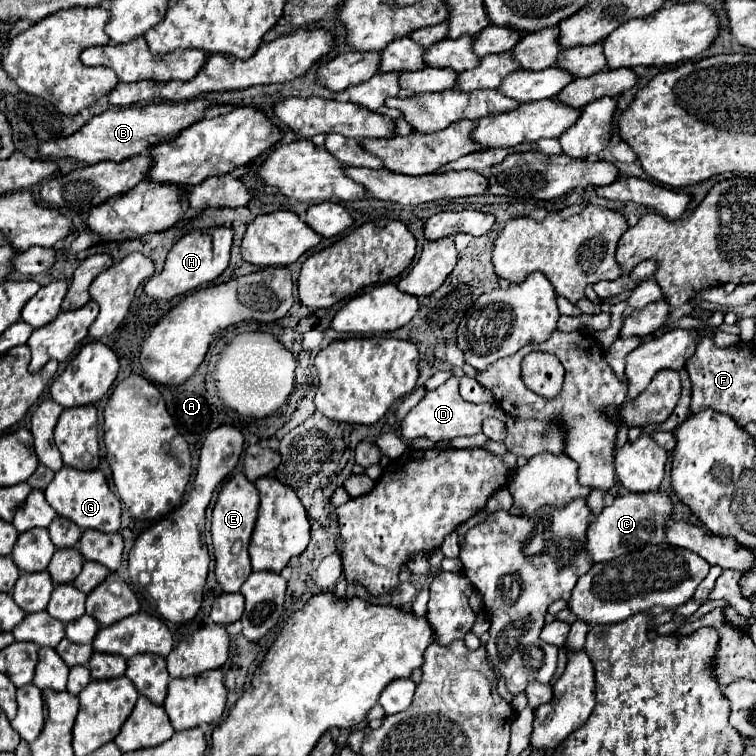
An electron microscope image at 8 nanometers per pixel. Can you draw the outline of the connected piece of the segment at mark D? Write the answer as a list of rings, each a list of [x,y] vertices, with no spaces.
[[[450,377],[444,385],[440,385],[438,389],[426,393],[426,397],[414,407],[410,409],[410,413],[404,417],[402,421],[402,437],[406,441],[410,439],[430,439],[430,441],[440,441],[440,439],[454,439],[454,437],[470,437],[482,431],[482,421],[486,417],[496,417],[496,419],[506,419],[506,413],[496,405],[496,403],[468,403],[460,397],[458,393],[458,379]]]

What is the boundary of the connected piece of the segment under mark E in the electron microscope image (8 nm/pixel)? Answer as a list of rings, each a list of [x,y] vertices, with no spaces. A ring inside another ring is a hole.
[[[236,473],[230,481],[226,481],[218,493],[216,505],[212,509],[212,547],[216,557],[216,579],[222,585],[226,593],[238,591],[242,583],[252,573],[252,567],[248,565],[248,545],[250,535],[254,531],[258,515],[258,489],[254,483],[250,483],[244,473]]]

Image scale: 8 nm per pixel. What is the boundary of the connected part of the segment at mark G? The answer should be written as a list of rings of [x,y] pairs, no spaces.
[[[62,467],[48,489],[44,491],[46,501],[52,509],[70,521],[74,521],[80,529],[98,529],[98,531],[118,531],[120,529],[120,499],[110,491],[106,477],[102,471],[78,471],[72,467]]]

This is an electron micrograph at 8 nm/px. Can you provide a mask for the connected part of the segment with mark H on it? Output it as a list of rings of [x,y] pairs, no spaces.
[[[212,227],[186,233],[180,241],[174,243],[170,249],[164,269],[160,275],[154,275],[144,285],[144,293],[152,299],[172,299],[178,295],[186,295],[210,281],[214,281],[230,263],[230,249],[232,249],[232,231],[226,227]]]

